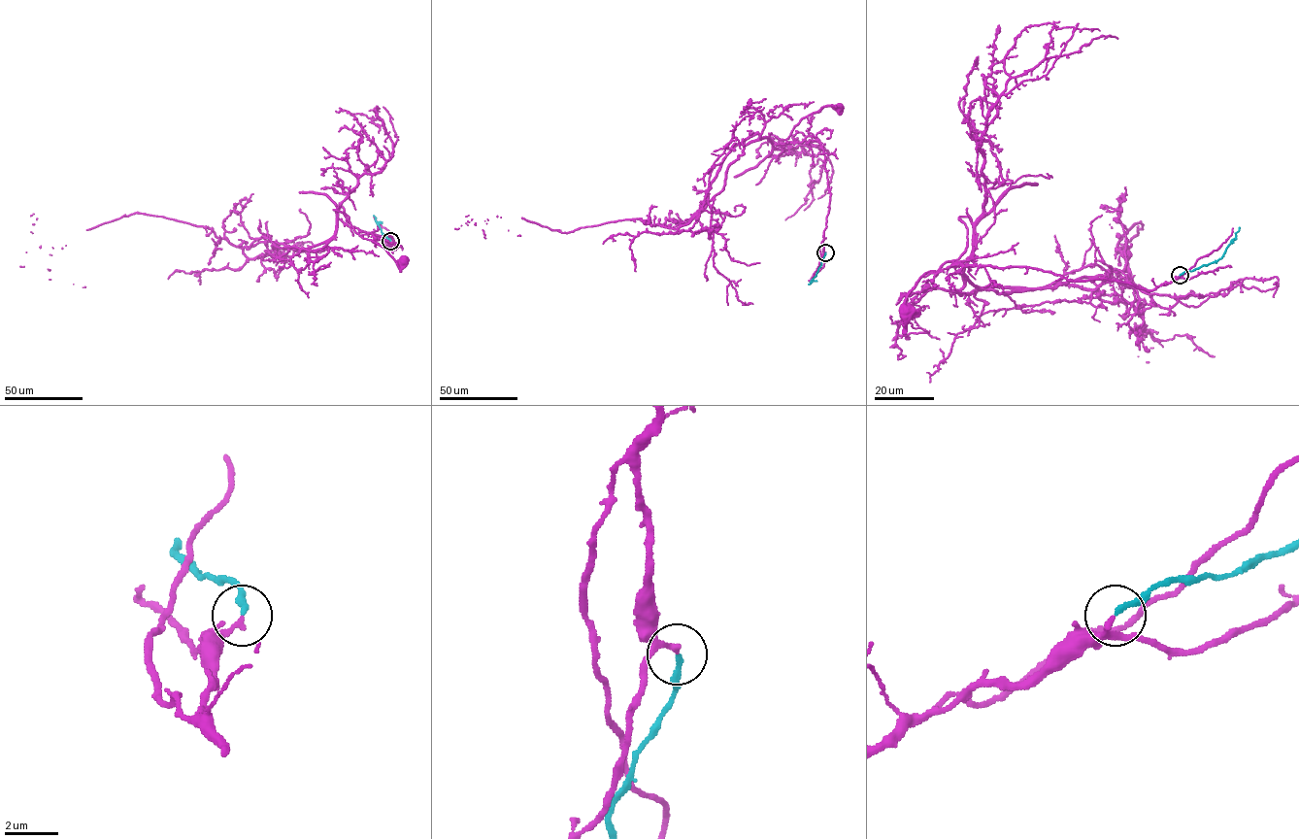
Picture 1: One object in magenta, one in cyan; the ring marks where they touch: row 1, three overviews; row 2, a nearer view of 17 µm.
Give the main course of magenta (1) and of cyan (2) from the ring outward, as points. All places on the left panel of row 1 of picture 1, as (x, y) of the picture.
1: (390, 241), (388, 249), (395, 244), (391, 236), (373, 235), (372, 241), (396, 261), (402, 259)
2: (390, 241), (376, 221), (382, 223)

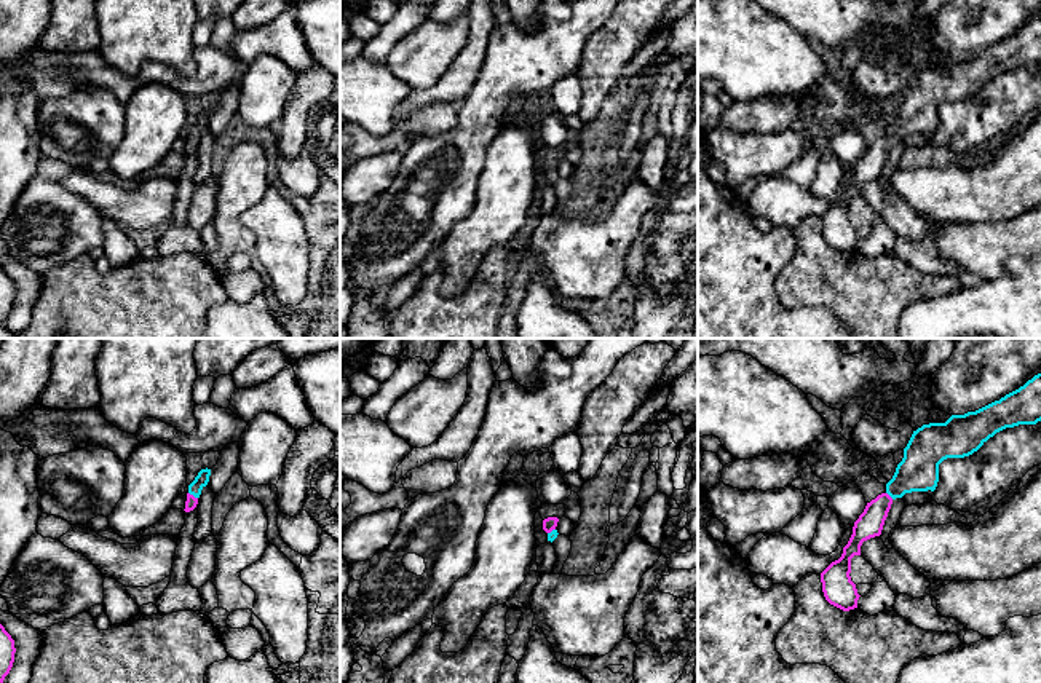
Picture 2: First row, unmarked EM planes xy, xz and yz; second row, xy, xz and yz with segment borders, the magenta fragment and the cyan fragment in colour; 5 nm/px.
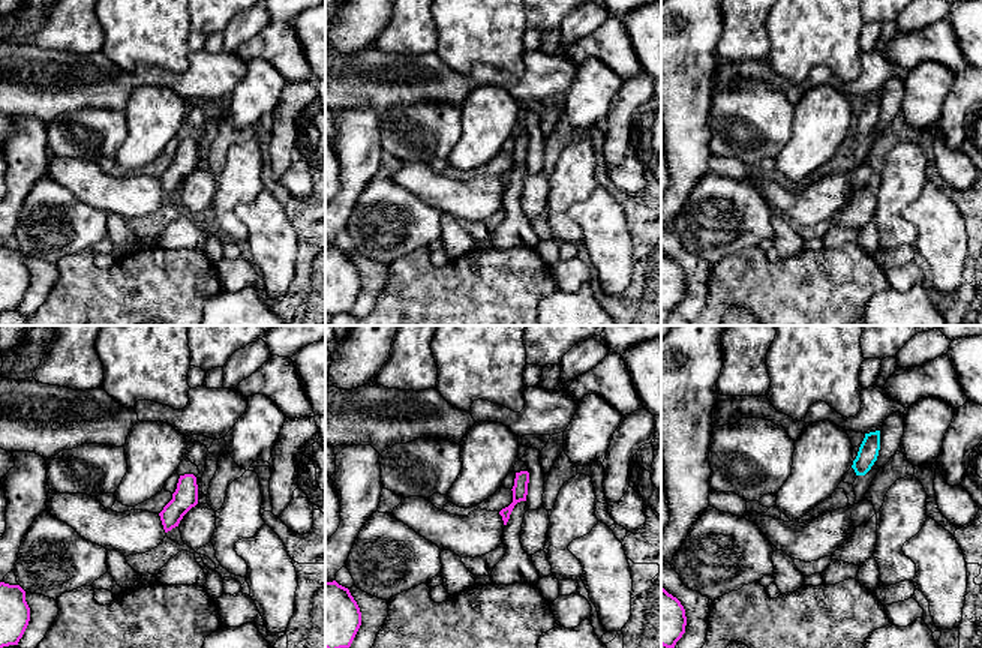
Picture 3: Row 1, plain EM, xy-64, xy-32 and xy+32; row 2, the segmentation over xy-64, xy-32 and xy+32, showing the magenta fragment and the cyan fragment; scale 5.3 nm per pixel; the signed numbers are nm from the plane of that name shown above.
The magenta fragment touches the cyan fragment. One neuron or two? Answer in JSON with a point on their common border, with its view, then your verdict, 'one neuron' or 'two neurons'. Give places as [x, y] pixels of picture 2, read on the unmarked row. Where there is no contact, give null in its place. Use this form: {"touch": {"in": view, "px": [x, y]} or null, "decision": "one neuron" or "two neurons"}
{"touch": {"in": "xy", "px": [192, 138]}, "decision": "one neuron"}

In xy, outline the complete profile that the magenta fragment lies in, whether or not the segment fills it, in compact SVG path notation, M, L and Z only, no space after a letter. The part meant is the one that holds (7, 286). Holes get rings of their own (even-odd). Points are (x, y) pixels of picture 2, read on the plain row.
M0 266L0 326L3 326L5 319L10 316L14 305L14 282Z

